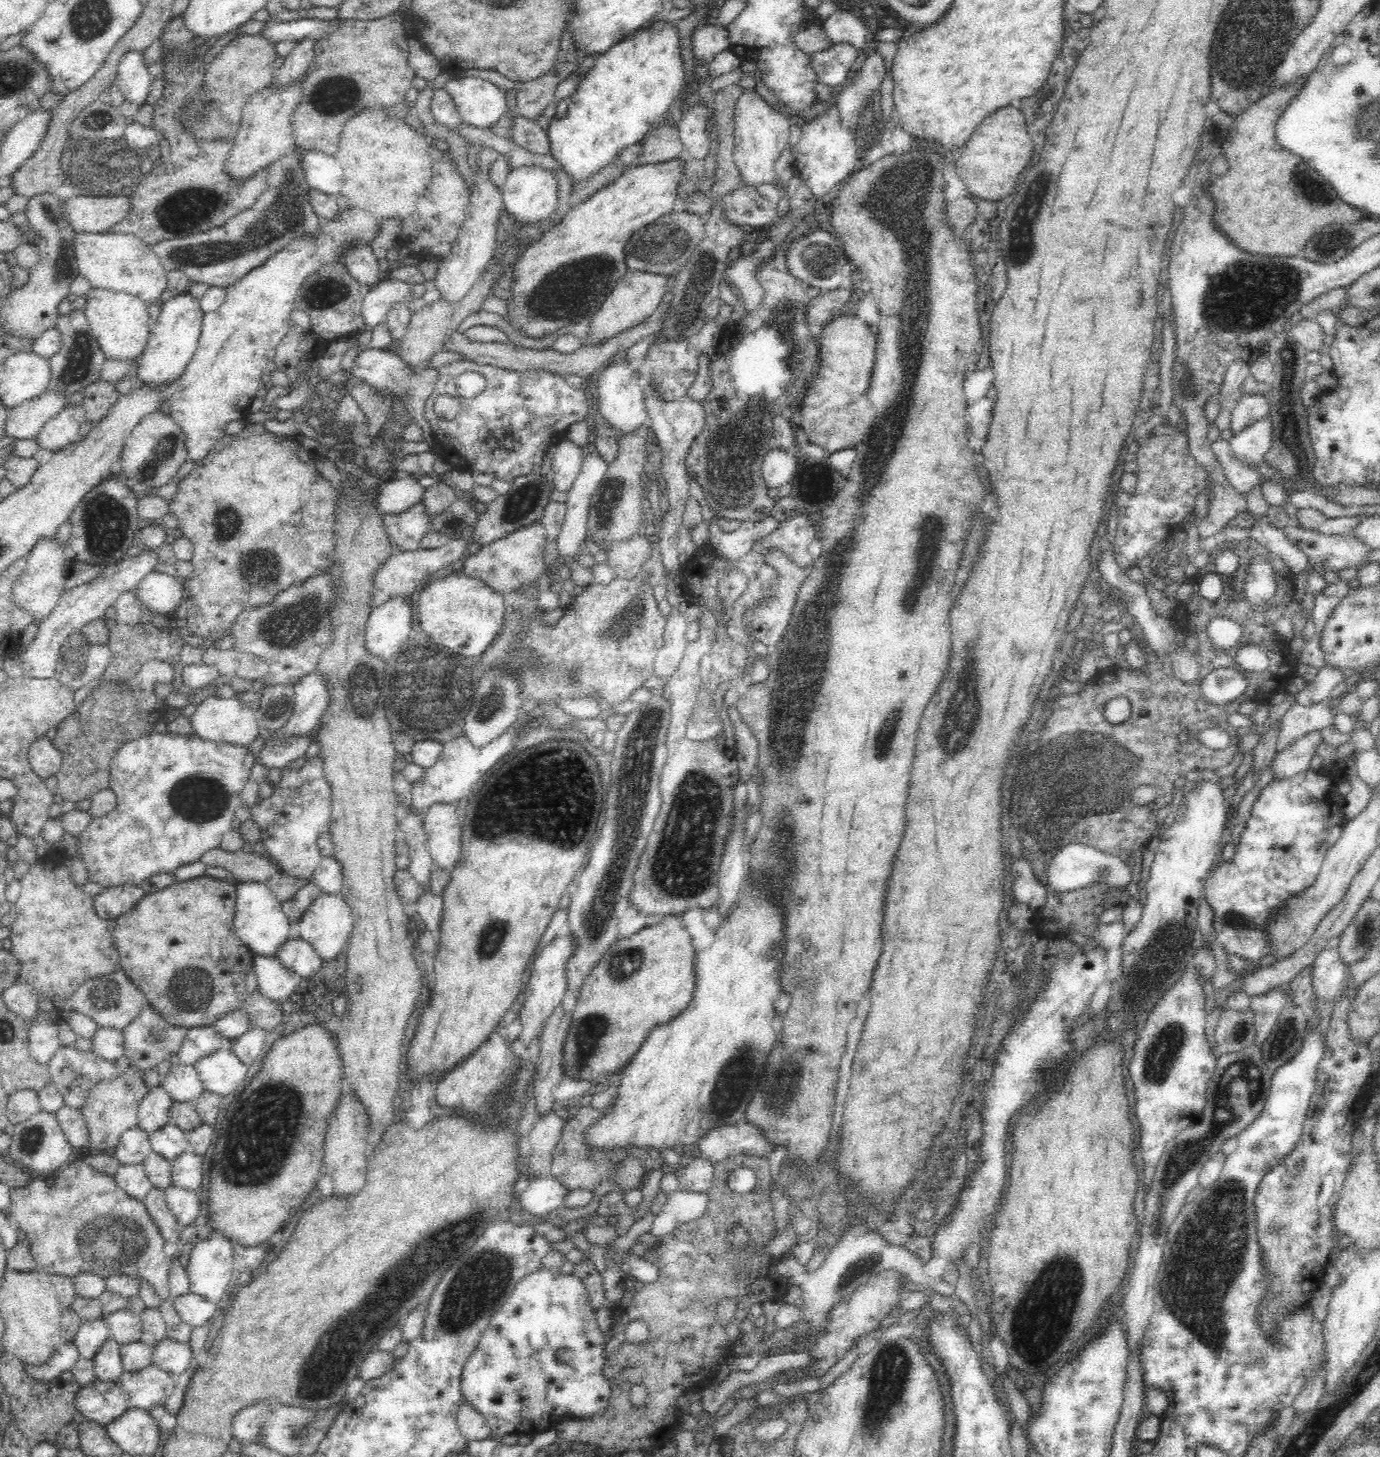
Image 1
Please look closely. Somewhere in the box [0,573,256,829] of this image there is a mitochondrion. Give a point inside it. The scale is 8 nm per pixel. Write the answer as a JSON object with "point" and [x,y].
{"point":[199,800]}

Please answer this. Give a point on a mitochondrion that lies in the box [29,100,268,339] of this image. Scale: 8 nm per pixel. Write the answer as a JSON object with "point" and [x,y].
{"point":[97,161]}

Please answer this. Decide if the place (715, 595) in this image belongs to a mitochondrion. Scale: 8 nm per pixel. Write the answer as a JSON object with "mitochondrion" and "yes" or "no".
{"mitochondrion":"no"}

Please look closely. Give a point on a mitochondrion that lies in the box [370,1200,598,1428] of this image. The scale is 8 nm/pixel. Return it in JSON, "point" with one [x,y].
{"point":[477,1285]}

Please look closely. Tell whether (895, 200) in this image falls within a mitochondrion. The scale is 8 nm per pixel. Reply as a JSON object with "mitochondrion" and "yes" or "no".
{"mitochondrion":"yes"}

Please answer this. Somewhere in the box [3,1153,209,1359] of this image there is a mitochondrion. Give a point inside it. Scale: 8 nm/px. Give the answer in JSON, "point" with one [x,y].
{"point":[109,1241]}

